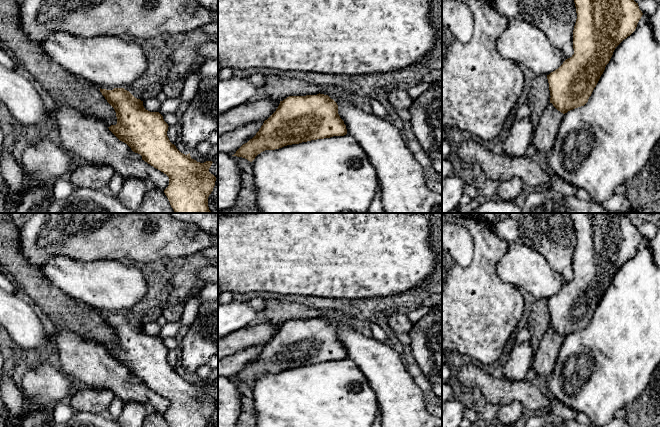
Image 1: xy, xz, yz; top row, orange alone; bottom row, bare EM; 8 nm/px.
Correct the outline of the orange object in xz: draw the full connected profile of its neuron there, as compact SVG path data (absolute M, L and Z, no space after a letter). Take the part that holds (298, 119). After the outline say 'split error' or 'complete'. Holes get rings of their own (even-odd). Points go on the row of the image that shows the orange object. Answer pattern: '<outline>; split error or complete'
M328 95L289 96L280 104L276 111L264 121L263 125L247 143L243 144L234 155L252 162L265 150L275 150L287 145L299 144L311 140L344 136L346 125L338 114L338 105Z; complete

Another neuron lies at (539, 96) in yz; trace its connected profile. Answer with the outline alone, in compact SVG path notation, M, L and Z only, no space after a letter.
M535 75L531 81L531 90L527 100L530 108L530 119L534 129L538 125L544 110L550 103L550 97L547 75Z

